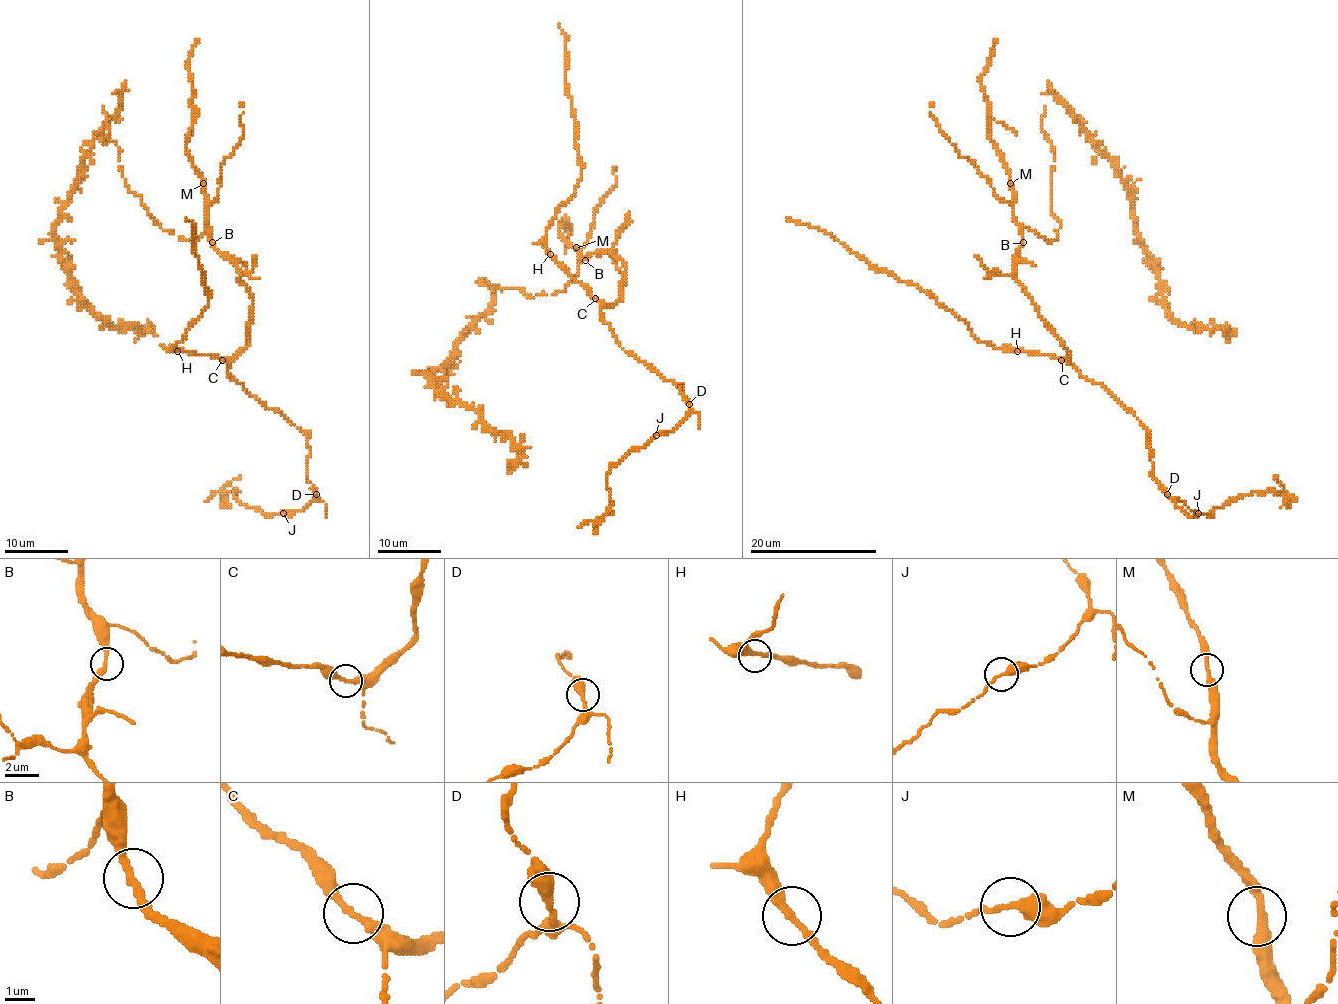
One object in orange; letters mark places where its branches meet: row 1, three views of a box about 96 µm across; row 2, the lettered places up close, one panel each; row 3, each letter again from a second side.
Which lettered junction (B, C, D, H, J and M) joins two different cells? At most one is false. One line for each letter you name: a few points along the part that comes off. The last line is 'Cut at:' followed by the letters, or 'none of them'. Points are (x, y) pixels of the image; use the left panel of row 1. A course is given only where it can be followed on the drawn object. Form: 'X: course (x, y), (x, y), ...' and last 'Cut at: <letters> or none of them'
Cut at: none of them

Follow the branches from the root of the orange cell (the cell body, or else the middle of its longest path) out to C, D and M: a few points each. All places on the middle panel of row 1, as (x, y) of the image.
C: (574, 278), (579, 263), (590, 254), (612, 252), (625, 267), (622, 298), (607, 305), (595, 298)
D: (574, 278), (590, 254), (612, 252), (623, 263), (622, 298), (604, 305), (601, 319), (689, 404)
M: (574, 278), (580, 262), (580, 251), (576, 247)

